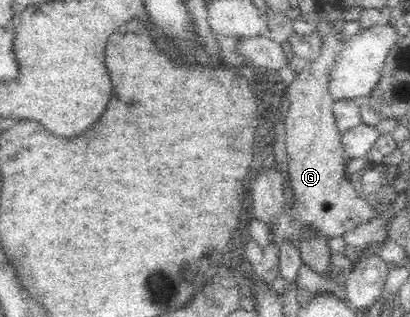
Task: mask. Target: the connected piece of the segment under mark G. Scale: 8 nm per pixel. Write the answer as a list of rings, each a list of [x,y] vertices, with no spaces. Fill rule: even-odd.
[[[340,16],[340,19],[331,22],[331,29],[321,39],[314,61],[308,60],[287,87],[288,109],[283,114],[283,147],[287,172],[285,189],[289,191],[289,198],[284,195],[281,208],[268,223],[270,244],[278,252],[287,243],[299,254],[300,247],[310,241],[344,237],[360,223],[368,223],[372,219],[369,207],[362,197],[358,197],[356,183],[348,173],[351,157],[344,148],[344,132],[338,128],[338,120],[332,110],[335,100],[328,92],[332,68],[346,40],[344,27],[344,17]]]

